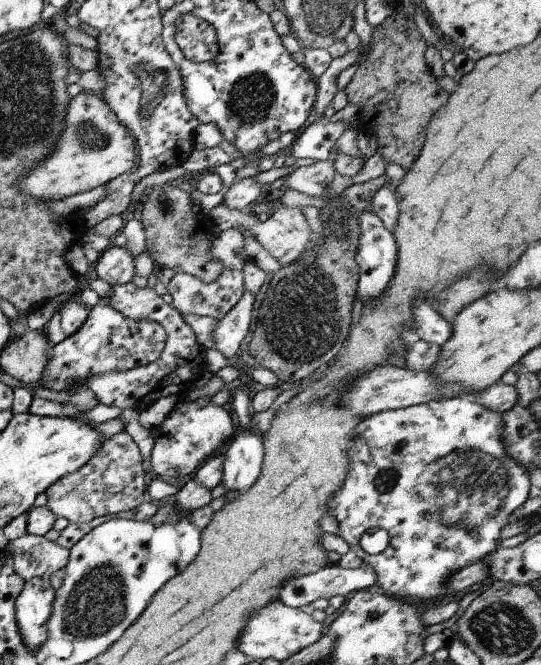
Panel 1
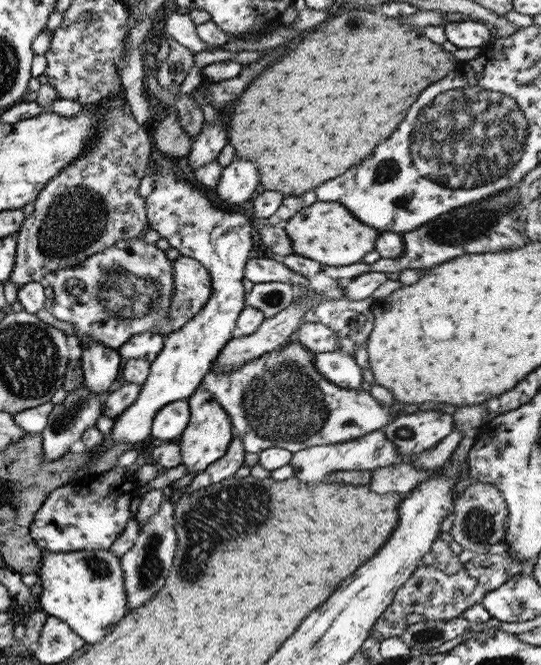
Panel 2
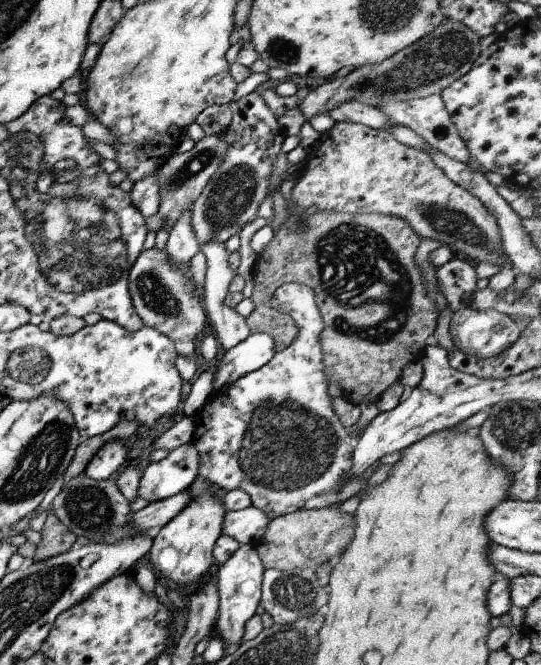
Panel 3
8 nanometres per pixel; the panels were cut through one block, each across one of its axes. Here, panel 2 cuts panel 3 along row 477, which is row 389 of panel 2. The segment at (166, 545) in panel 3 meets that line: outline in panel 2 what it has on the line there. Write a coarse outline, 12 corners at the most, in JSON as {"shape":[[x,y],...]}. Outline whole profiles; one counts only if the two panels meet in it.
{"shape":[[210,392],[188,399],[190,422],[176,442],[188,473],[227,454],[229,415]]}

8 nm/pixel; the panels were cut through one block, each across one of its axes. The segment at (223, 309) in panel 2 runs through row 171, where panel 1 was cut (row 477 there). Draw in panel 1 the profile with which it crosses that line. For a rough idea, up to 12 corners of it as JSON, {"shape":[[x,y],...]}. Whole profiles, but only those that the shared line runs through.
{"shape":[[184,402],[152,429],[158,478],[188,476],[235,435],[229,406]]}

